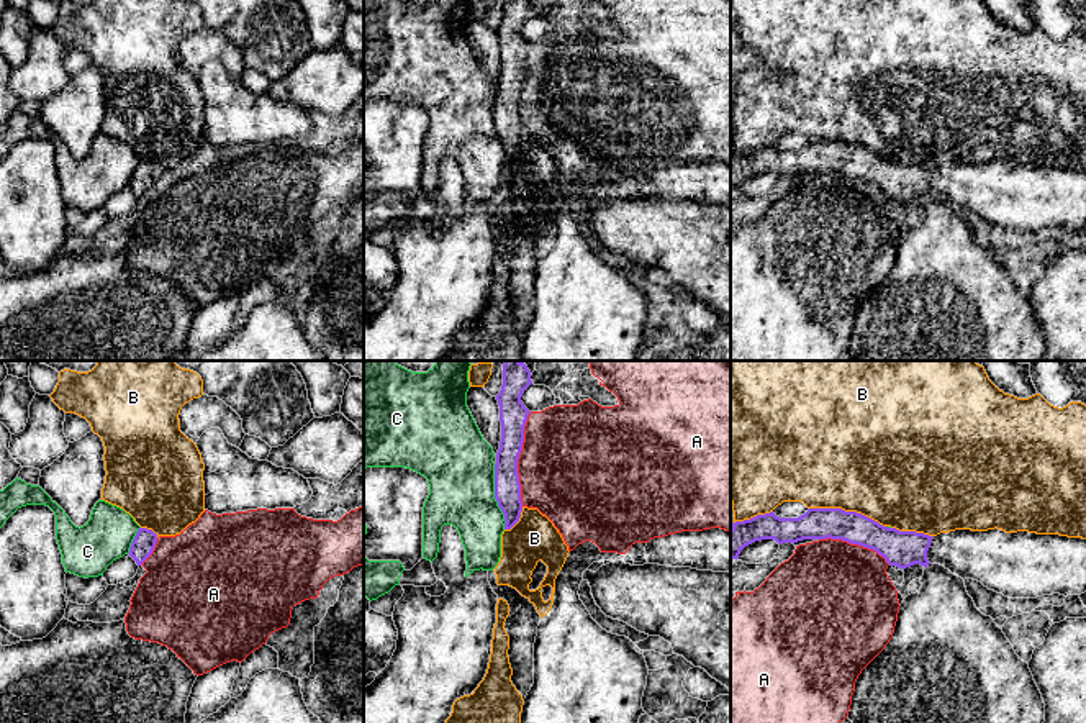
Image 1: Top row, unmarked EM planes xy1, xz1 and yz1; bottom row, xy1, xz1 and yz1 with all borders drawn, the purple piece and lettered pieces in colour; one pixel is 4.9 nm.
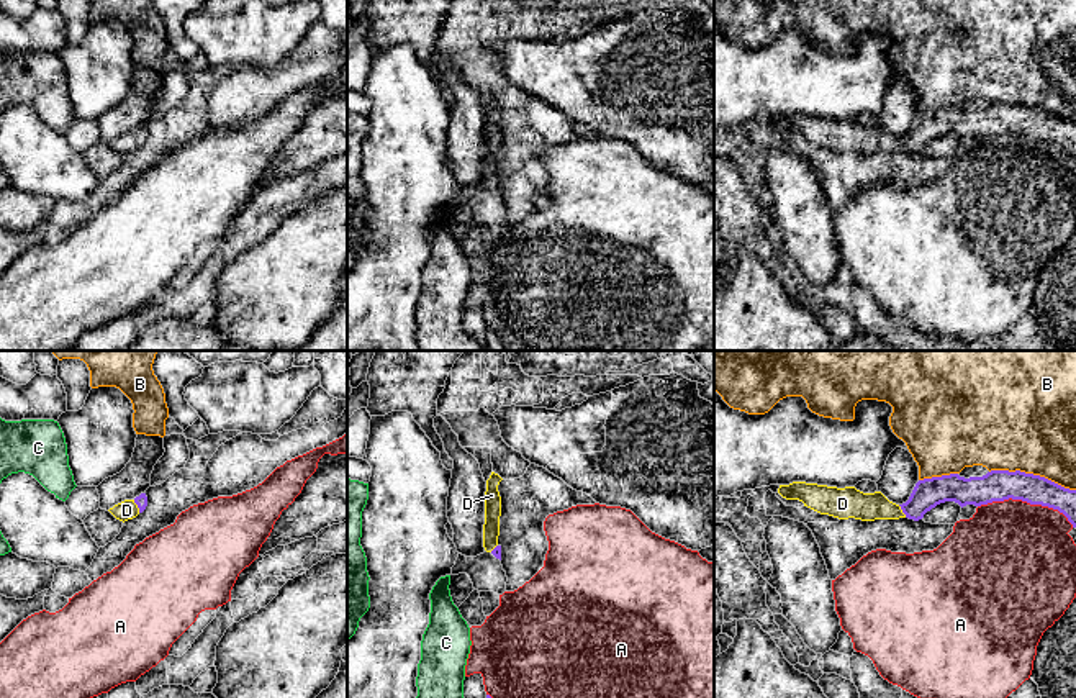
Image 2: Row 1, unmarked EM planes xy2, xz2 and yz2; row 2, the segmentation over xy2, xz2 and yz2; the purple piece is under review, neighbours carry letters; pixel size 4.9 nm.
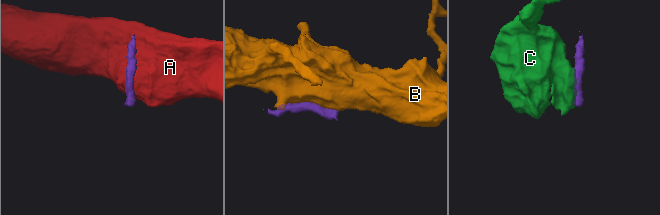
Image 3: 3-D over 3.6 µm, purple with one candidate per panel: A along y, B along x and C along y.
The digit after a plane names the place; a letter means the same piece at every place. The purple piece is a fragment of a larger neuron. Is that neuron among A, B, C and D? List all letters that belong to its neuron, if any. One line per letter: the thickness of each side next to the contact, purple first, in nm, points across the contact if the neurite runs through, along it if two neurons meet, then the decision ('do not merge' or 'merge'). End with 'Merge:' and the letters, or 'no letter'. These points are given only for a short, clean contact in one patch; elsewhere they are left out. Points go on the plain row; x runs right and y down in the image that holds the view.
A: 160/500 nm | do not merge
B: 160/480 nm | do not merge
C: 130/340 nm | do not merge
D: 60/100 nm | across xy2 (141, 133), (138, 140), (126, 143) | merge
Merge: D

